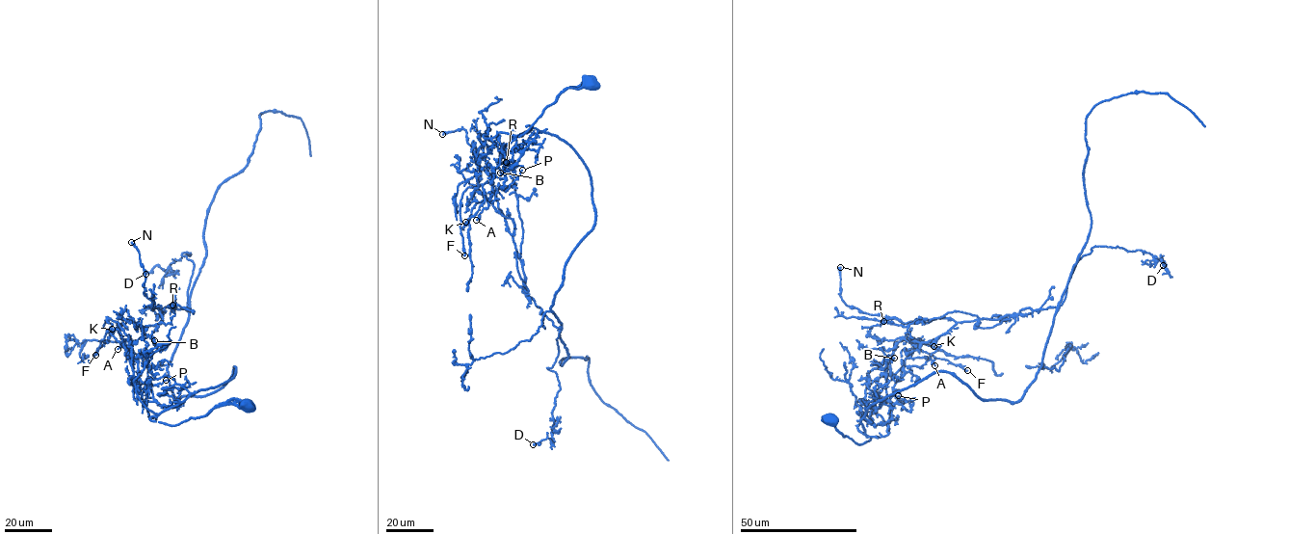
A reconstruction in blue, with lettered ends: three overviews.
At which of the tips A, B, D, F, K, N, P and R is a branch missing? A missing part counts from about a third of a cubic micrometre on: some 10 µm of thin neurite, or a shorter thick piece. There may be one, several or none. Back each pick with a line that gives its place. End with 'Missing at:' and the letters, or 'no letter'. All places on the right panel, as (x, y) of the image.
Missing at: no letter

